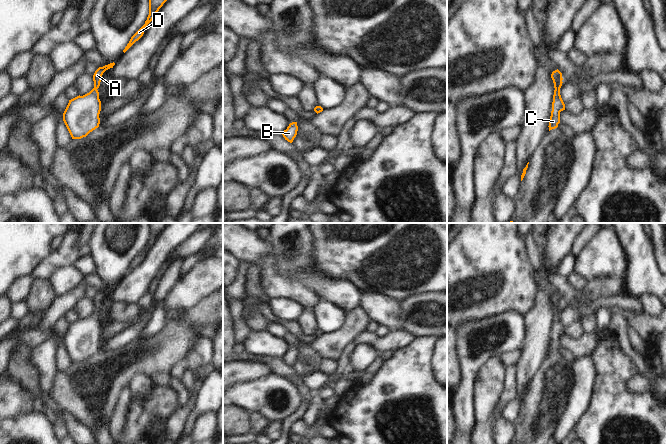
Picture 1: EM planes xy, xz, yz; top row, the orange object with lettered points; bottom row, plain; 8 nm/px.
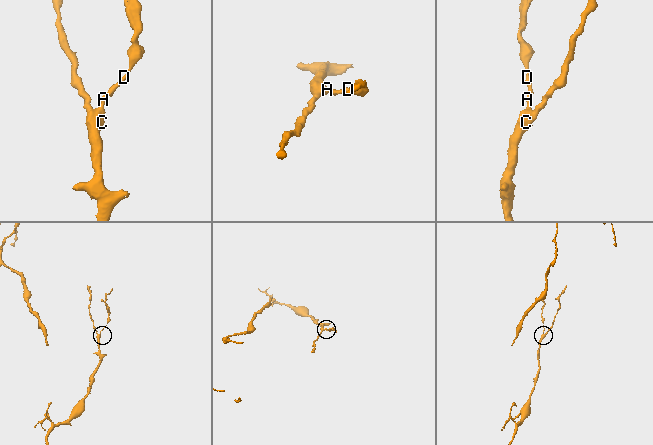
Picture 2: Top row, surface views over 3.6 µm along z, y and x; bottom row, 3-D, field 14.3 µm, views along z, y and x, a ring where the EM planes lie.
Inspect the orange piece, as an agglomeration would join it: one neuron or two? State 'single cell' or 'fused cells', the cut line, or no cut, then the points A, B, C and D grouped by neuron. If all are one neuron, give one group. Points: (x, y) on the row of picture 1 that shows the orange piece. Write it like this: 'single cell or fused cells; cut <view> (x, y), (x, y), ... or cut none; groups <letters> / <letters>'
single cell; cut none; groups A B C D

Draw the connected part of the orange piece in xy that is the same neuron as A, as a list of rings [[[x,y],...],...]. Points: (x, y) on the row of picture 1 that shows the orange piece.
[[[110,63],[99,67],[94,75],[94,88],[83,96],[77,96],[71,100],[63,113],[63,121],[72,139],[81,139],[99,127],[101,111],[101,101],[99,99],[98,88],[100,86],[103,73],[113,68],[115,63]]]

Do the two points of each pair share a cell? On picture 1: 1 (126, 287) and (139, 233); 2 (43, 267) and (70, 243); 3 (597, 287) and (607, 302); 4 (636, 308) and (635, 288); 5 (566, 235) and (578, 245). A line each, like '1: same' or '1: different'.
1: different
2: same
3: different
4: different
5: different

